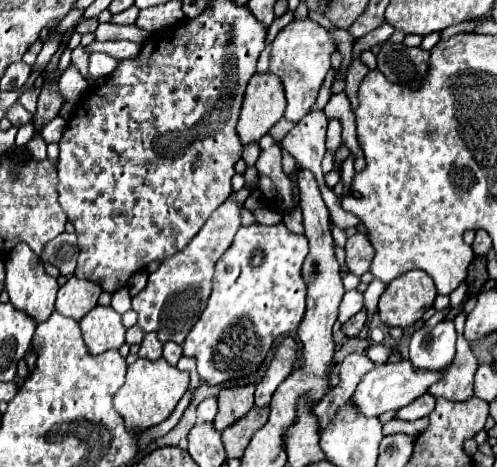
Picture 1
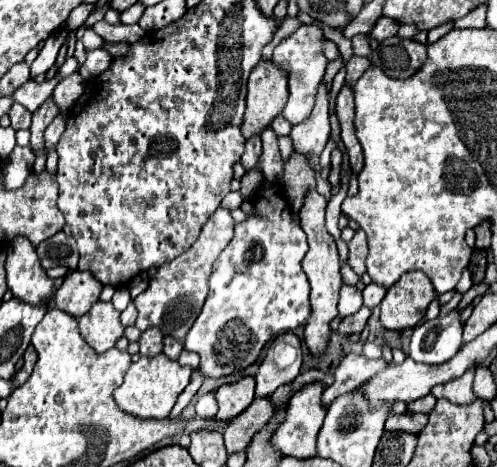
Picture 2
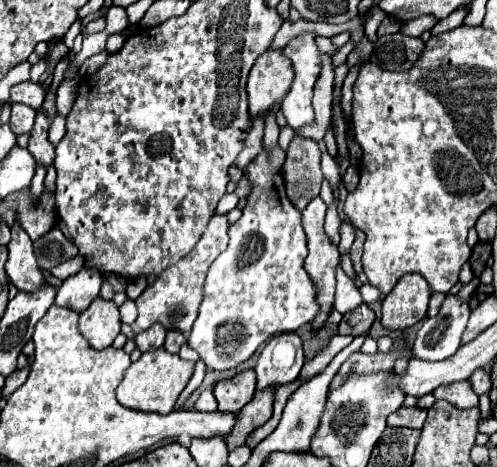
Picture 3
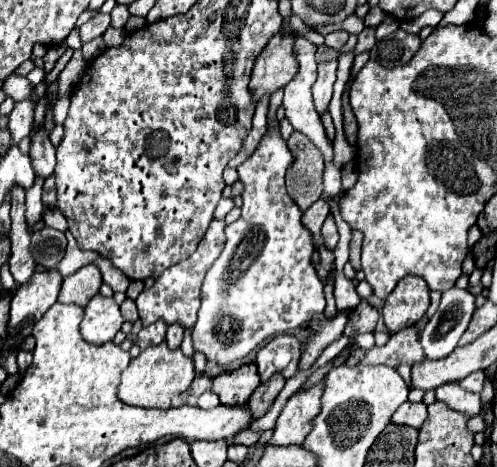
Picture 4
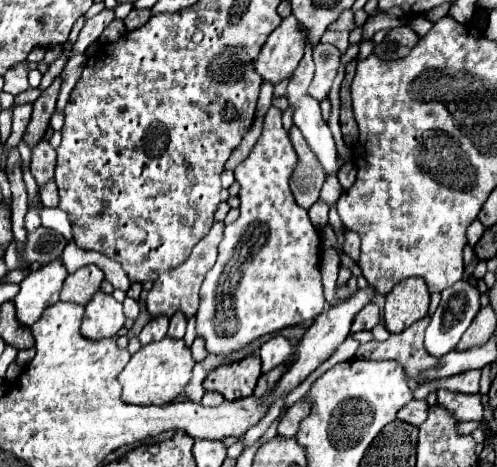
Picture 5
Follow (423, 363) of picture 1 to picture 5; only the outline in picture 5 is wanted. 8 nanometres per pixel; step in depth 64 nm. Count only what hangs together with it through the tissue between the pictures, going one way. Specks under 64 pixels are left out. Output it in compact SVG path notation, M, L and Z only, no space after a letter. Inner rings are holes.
M458 280L452 286L448 286L442 292L442 300L426 328L426 340L424 346L432 356L444 356L448 352L452 352L456 348L456 344L460 342L462 334L466 332L466 328L472 324L474 316L480 312L480 290L476 286L472 286L468 280Z

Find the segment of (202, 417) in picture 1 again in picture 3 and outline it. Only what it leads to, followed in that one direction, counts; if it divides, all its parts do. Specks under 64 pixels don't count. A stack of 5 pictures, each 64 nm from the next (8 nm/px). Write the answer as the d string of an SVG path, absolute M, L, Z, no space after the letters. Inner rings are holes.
M206 388L206 390L200 394L200 398L196 400L194 408L196 408L196 410L202 410L202 412L214 412L214 410L218 408L218 402L216 402L216 398L214 398L214 394L212 394L212 388Z

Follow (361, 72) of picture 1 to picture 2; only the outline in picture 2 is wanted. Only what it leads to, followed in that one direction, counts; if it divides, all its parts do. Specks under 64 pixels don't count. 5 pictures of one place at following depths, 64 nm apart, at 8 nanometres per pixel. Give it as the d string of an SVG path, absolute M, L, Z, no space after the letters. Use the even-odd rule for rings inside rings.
M352 56L346 62L346 82L350 86L354 86L354 82L362 76L362 72L370 66L370 58L362 58L362 56Z

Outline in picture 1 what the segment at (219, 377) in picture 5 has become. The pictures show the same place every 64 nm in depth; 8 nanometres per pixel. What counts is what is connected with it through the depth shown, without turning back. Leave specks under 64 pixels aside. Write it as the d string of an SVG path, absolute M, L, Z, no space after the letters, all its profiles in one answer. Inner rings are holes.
M254 384L222 388L218 394L218 414L216 428L224 430L242 418L254 406Z

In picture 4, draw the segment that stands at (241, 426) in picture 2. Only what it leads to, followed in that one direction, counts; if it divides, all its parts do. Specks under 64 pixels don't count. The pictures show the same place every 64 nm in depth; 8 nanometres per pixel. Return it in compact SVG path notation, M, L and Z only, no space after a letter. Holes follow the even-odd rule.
M280 372L272 374L270 380L262 382L256 392L252 394L252 398L248 400L248 406L252 408L252 414L254 414L254 420L264 416L264 412L270 408L270 404L274 402L274 398L278 396L278 392L284 388L284 376L280 376Z

